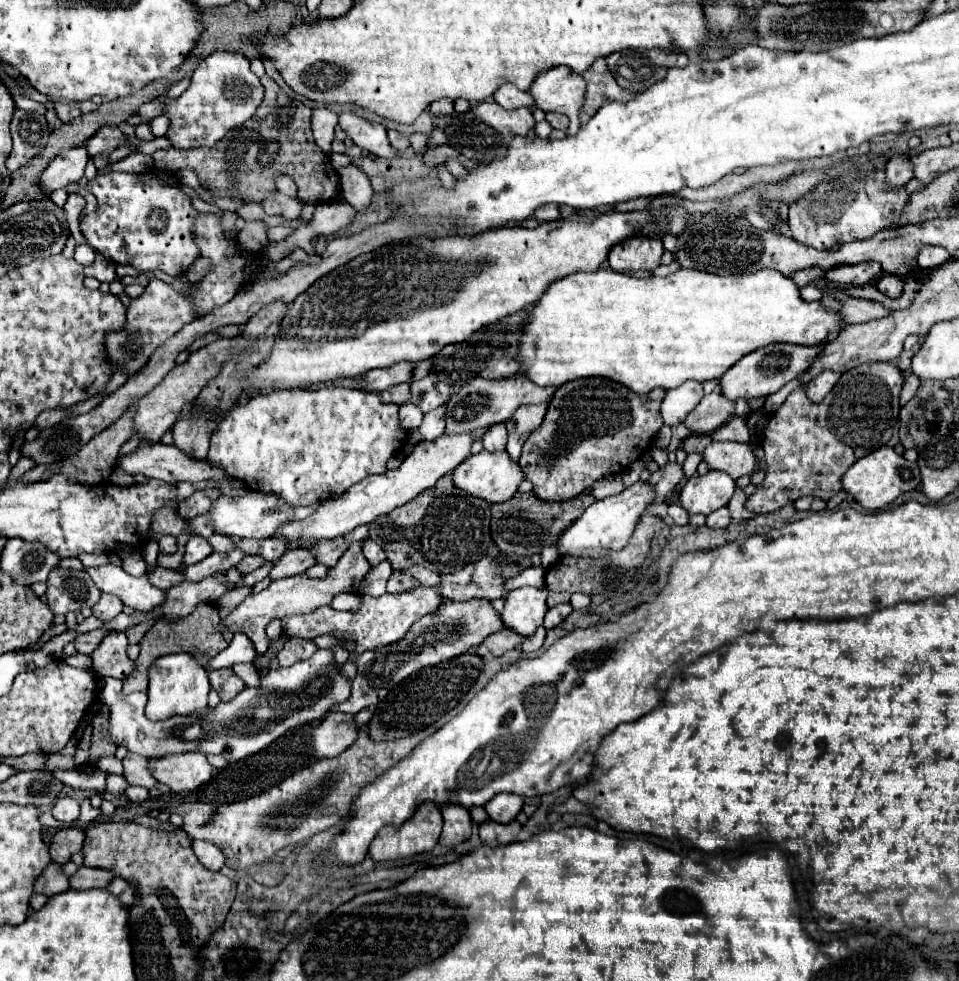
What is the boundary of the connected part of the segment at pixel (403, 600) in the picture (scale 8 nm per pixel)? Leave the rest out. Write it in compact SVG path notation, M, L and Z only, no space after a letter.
M418 585L416 589L402 591L402 593L384 593L380 597L360 595L360 609L358 611L334 611L330 607L314 609L308 615L288 615L282 617L282 633L288 637L304 637L316 639L318 635L334 635L340 637L344 643L352 643L354 649L350 651L350 661L356 665L360 653L372 651L380 645L392 645L400 641L408 629L424 615L434 613L442 605L442 595L436 585Z

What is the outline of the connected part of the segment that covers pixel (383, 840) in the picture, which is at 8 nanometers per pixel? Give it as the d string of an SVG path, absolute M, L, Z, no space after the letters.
M434 803L420 805L402 827L384 827L370 845L372 861L396 861L432 851L442 833L442 815Z

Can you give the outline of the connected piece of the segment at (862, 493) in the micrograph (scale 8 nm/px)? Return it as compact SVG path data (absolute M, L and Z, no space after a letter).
M880 447L874 453L858 459L854 465L848 467L848 471L842 477L842 487L846 493L854 497L862 507L866 509L884 509L890 505L896 497L900 497L906 491L912 491L920 485L920 473L918 465L906 461L902 455L898 455L892 447Z

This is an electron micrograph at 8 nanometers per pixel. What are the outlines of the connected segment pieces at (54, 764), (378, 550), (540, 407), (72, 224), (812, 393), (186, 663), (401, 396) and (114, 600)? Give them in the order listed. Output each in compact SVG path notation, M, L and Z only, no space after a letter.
M72 739L60 753L46 755L46 771L56 771L56 769L74 769L74 753L76 753L76 739Z
M364 541L364 545L362 545L362 553L364 553L364 557L366 557L366 561L374 567L374 565L378 565L378 563L382 563L384 559L386 559L386 555L384 555L384 551L382 551L382 547L380 545L376 545L374 541Z
M538 403L538 405L522 405L516 409L516 413L506 421L508 427L508 455L512 461L518 461L522 453L522 445L528 439L528 435L540 427L544 415L546 415L548 403Z
M70 195L64 209L68 213L68 227L70 227L70 233L72 237L78 241L78 243L84 243L84 237L80 235L80 227L78 227L78 219L80 219L80 211L86 207L86 199L82 195Z
M824 371L824 373L816 375L816 377L806 385L808 397L810 397L814 403L822 401L822 397L830 393L830 389L836 385L838 379L840 379L840 373L836 373L836 371Z
M174 653L158 657L150 667L150 685L148 685L148 705L146 715L152 721L162 721L174 715L190 715L204 711L208 707L208 671L202 669L190 653Z
M400 383L392 389L386 389L382 393L382 401L384 403L394 403L394 405L402 405L406 401L410 401L410 385L408 383Z
M102 595L100 601L92 607L92 615L100 621L112 621L118 613L122 613L122 601L114 595Z

